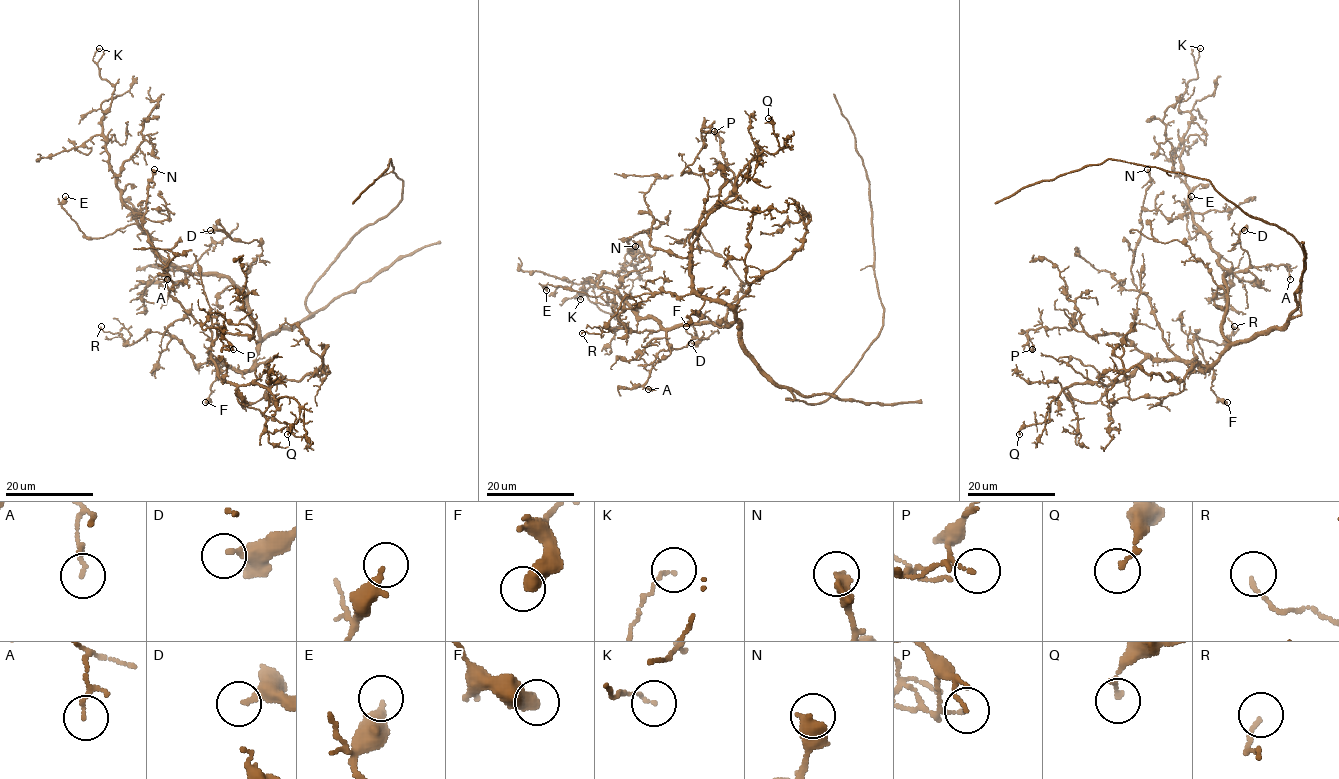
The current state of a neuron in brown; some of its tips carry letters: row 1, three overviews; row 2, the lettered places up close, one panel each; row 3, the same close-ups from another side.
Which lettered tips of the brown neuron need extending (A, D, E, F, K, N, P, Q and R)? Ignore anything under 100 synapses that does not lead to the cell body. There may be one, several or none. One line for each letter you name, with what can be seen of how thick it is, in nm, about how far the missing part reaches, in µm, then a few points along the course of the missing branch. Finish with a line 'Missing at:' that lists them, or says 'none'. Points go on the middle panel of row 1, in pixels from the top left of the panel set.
Missing at: none

